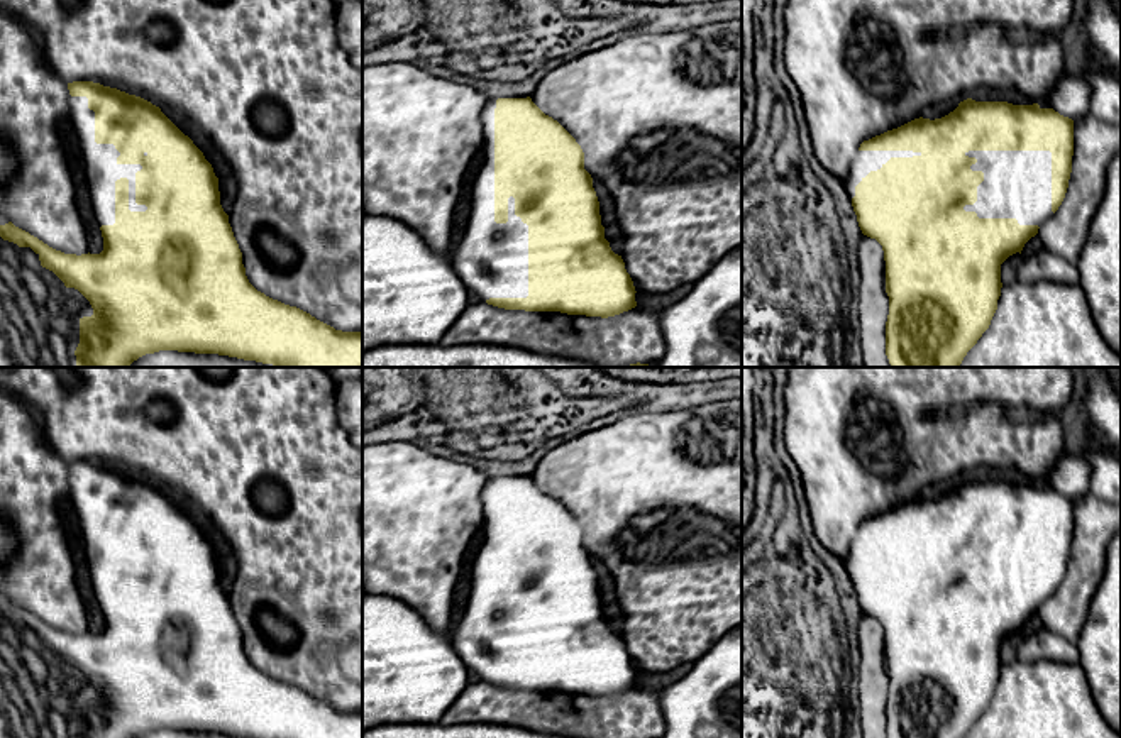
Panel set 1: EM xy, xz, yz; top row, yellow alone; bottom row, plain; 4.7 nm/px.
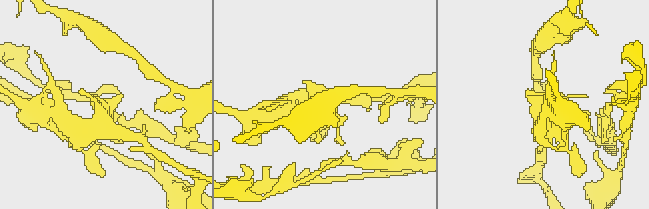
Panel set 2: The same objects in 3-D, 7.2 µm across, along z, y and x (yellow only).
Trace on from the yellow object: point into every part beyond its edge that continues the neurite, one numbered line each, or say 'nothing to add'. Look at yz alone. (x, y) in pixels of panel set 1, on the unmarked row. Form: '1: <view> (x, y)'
1: yz (1016, 564)

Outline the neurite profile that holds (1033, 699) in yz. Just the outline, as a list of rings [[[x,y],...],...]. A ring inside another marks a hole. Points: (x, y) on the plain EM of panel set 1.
[[[1079,662],[1002,664],[989,708],[964,738],[1121,738],[1101,714]]]

